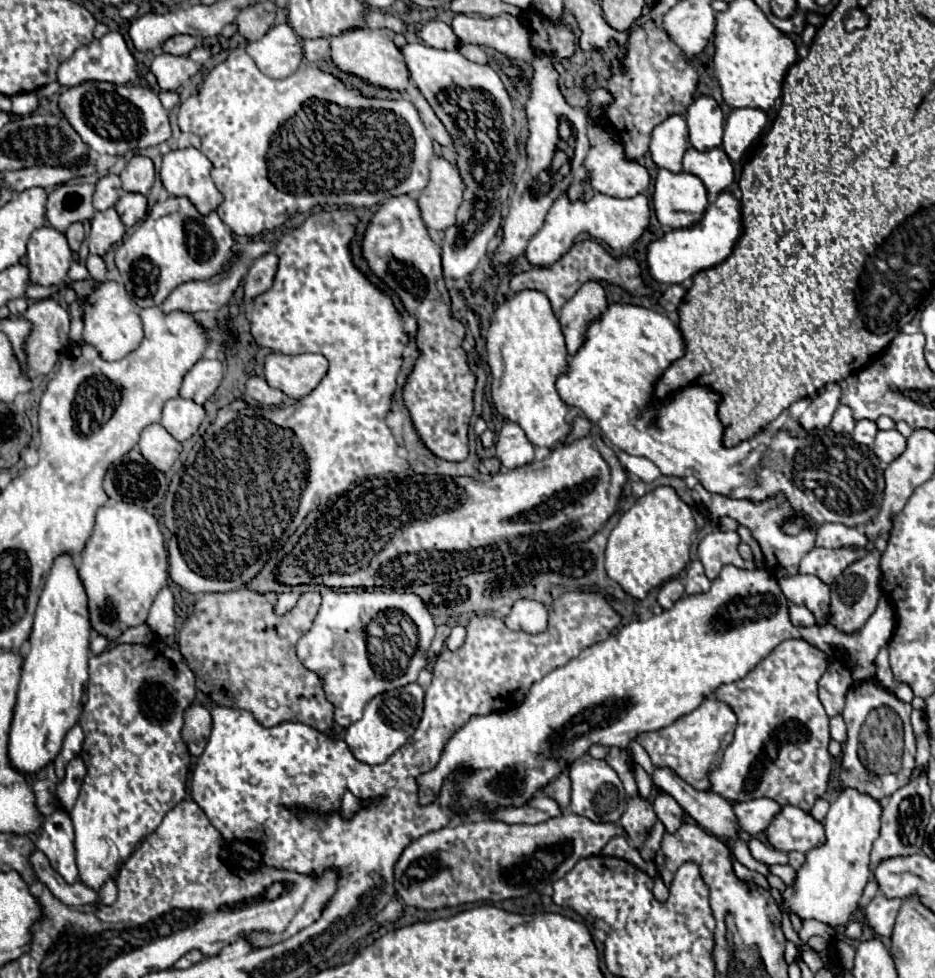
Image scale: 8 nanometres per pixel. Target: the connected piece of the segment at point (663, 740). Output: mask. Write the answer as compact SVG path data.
M709 696L693 712L681 716L671 726L639 734L635 740L643 748L647 748L653 766L669 766L671 770L677 772L681 780L685 780L695 790L709 790L711 786L709 772L715 768L715 756L723 740L727 740L727 736L735 732L735 726L737 726L735 712L725 702L719 702L713 696Z

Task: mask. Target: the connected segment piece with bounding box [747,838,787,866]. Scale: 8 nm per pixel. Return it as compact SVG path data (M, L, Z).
M751 838L749 842L747 842L747 846L749 846L749 852L751 852L751 856L755 858L755 860L759 860L759 862L765 862L765 864L787 864L787 854L785 852L779 852L779 850L773 850L773 848L769 848L767 844L763 844L761 840L757 840L757 838Z

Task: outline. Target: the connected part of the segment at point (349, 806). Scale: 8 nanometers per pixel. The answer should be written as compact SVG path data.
M345 790L343 800L341 800L339 814L341 814L345 820L349 820L349 818L353 818L353 814L357 814L357 810L359 810L363 804L365 804L363 800L359 800L359 798L357 798L357 796L353 796L349 790Z

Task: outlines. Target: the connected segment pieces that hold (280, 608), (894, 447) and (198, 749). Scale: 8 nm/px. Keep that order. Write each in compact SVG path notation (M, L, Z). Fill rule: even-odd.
M283 592L283 594L279 594L279 598L277 598L275 610L277 610L277 612L289 612L295 604L297 604L297 592Z
M879 430L875 436L875 446L873 452L881 462L893 462L903 450L905 450L907 440L897 432L897 430Z
M199 704L189 706L189 710L185 712L182 738L194 757L199 757L203 753L207 740L209 740L209 734L211 734L211 726L213 726L213 720L211 720L211 712L207 708L203 708Z

